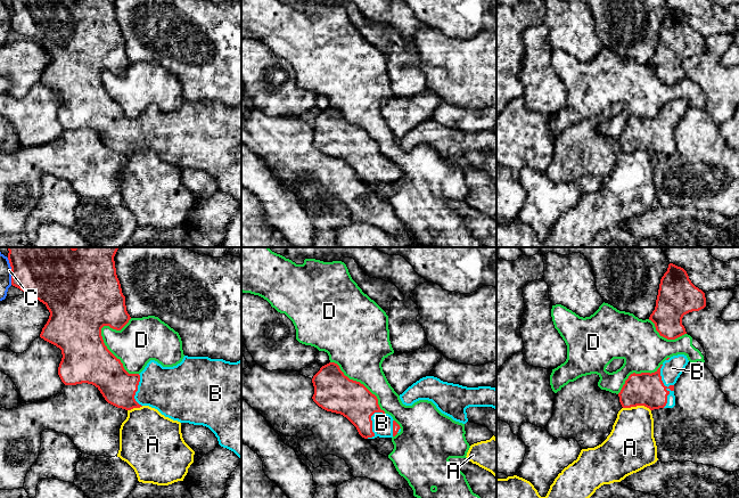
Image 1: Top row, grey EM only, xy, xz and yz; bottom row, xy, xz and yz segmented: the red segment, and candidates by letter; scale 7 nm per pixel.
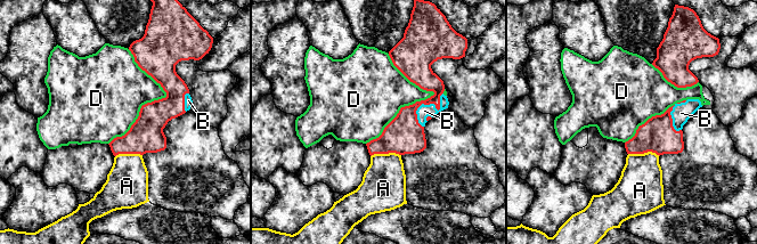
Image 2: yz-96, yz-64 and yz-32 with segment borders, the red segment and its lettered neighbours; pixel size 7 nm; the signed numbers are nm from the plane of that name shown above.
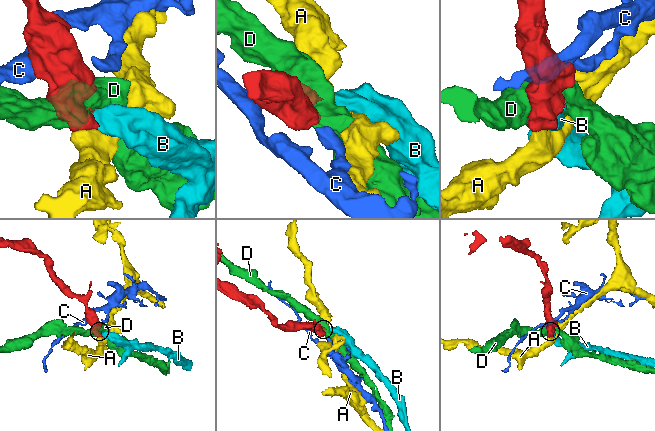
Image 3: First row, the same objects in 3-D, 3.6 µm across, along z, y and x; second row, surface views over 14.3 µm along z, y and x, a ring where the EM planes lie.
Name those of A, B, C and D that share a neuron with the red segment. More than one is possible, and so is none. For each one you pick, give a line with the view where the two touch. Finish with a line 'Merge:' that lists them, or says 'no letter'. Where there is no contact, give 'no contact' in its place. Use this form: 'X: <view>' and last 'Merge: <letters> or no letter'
B: yz
Merge: B

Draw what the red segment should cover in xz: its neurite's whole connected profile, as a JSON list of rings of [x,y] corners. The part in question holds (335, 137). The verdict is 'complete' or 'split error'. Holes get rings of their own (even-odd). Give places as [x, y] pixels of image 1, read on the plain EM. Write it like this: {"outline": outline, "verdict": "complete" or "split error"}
{"outline": [[[337,108],[322,111],[312,128],[313,146],[327,156],[346,162],[362,182],[393,182],[401,177],[393,162],[380,154],[377,141],[345,121]]], "verdict": "split error"}

